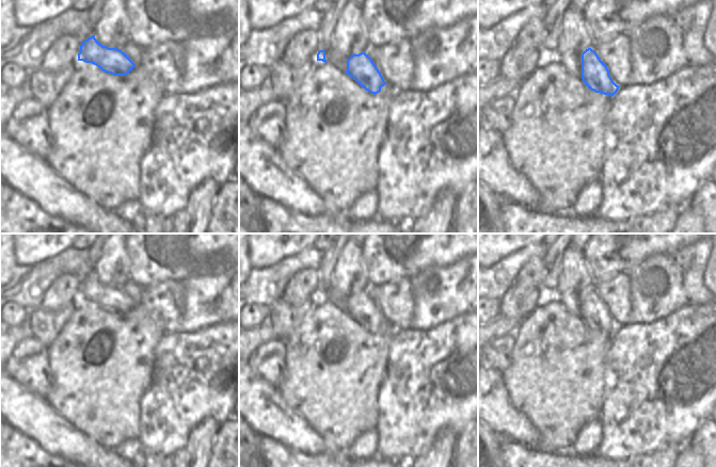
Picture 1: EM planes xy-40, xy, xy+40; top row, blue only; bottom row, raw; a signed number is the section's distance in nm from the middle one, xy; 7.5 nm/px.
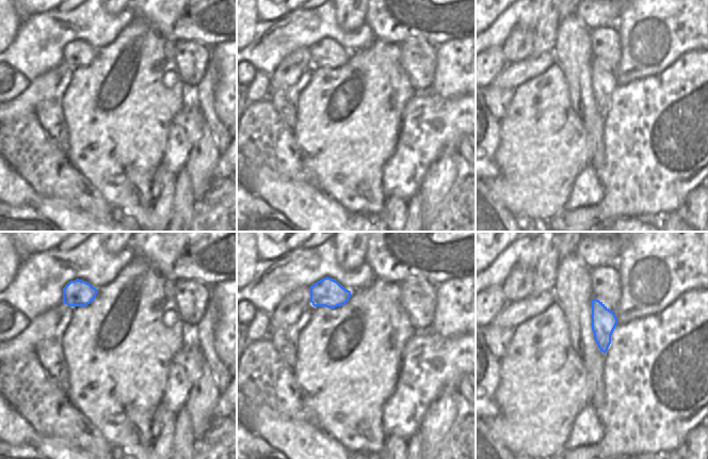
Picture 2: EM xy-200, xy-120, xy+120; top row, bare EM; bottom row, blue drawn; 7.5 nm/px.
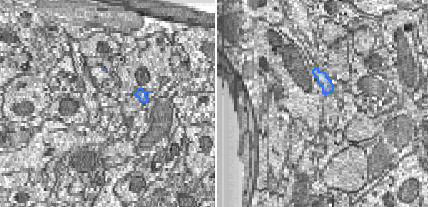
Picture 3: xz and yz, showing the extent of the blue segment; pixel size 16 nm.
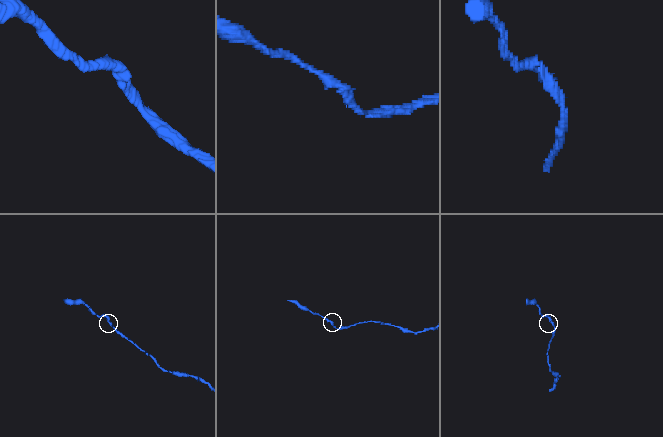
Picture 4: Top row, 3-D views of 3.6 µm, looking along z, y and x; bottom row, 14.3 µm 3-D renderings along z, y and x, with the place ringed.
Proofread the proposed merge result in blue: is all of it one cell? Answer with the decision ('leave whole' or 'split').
leave whole

